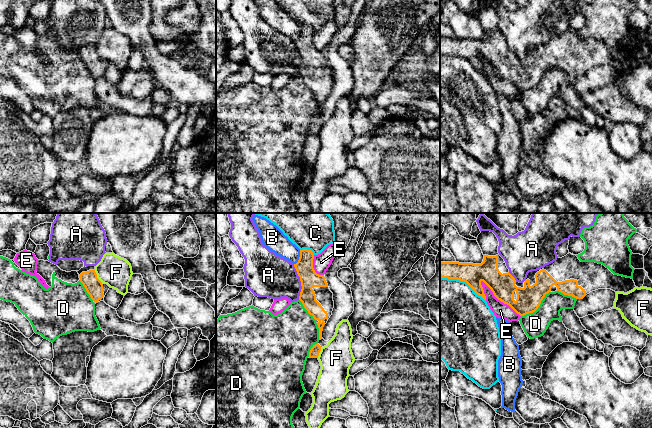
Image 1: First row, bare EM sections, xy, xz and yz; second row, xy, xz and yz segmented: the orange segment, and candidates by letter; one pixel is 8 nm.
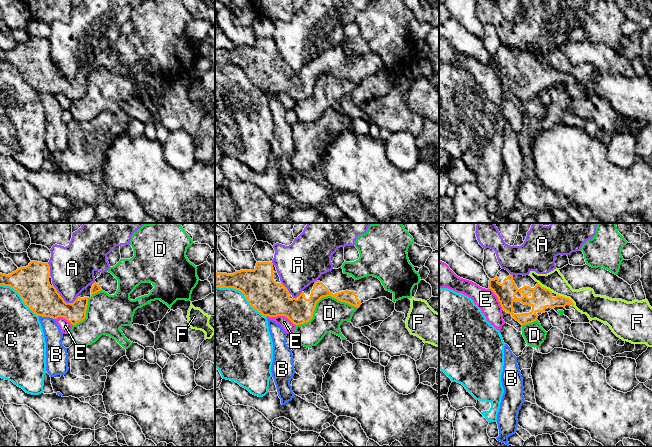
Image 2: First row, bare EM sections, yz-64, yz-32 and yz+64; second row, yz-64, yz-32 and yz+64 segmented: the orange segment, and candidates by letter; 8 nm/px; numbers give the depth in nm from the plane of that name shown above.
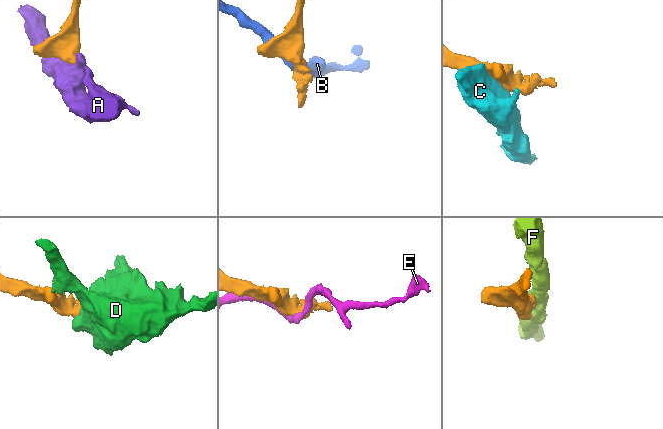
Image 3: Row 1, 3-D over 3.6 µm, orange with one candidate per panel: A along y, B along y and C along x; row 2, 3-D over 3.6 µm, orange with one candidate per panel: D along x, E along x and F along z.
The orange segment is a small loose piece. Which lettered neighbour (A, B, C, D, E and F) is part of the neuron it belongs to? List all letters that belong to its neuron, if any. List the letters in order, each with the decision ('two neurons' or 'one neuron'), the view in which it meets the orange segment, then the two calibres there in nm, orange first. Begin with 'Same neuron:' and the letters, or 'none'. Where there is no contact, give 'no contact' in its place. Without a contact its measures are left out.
Same neuron: none
A: two neurons; contact in xz; calibres 150 and 340 nm
B: two neurons; contact in xz; calibres 150 and 170 nm
C: two neurons; contact in yz; calibres 170 and 480 nm
D: two neurons; contact in yz; calibres 200 and 200 nm
E: two neurons; contact in yz; calibres 200 and 120 nm
F: two neurons; contact in xy; calibres 140 and 240 nm

